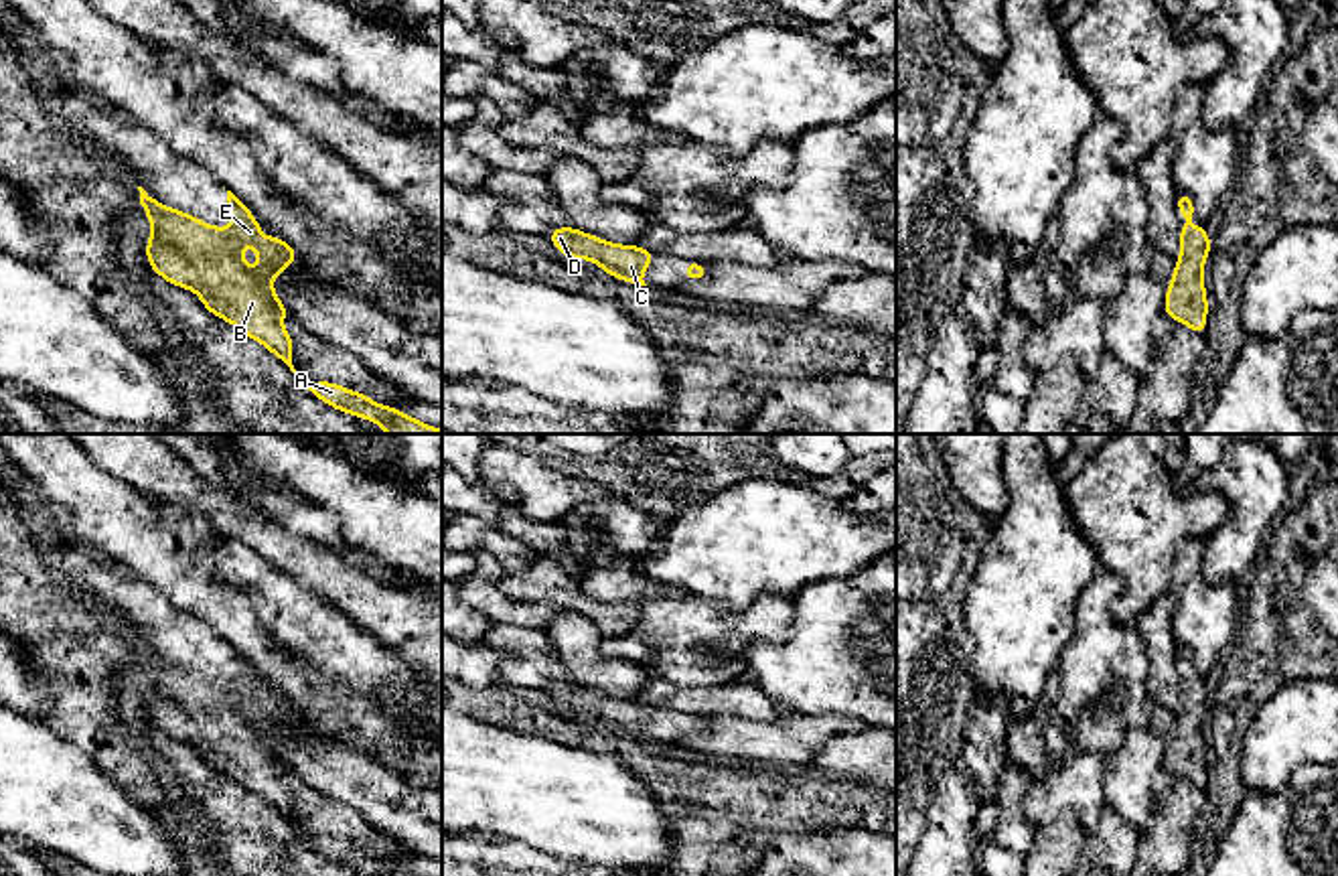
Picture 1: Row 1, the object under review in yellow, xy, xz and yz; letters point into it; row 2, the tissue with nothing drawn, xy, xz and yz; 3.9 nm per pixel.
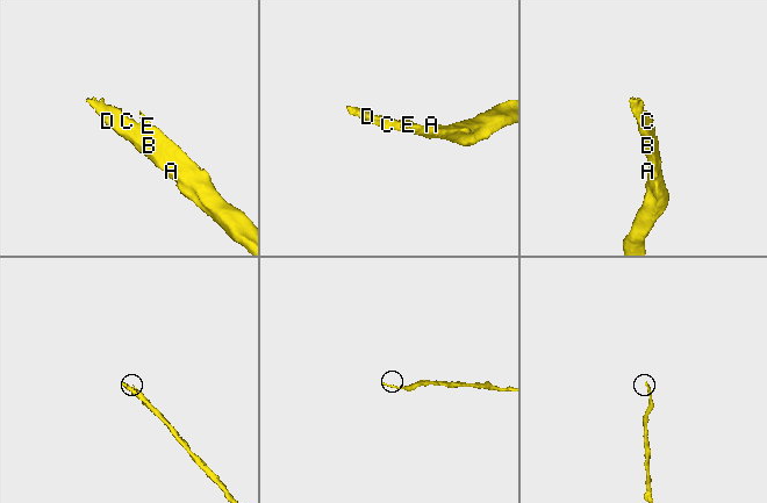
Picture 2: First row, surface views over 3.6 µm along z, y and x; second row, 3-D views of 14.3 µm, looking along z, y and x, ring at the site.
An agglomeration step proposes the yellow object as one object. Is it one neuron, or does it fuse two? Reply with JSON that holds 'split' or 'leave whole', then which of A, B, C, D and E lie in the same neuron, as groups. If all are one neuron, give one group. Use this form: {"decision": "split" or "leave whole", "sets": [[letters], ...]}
{"decision": "leave whole", "sets": [["A", "B", "C", "D", "E"]]}

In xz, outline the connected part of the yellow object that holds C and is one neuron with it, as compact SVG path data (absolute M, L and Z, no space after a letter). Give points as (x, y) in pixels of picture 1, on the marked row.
M572 227L553 229L547 237L564 258L592 260L606 274L639 286L647 286L643 272L657 258L637 245L614 245Z

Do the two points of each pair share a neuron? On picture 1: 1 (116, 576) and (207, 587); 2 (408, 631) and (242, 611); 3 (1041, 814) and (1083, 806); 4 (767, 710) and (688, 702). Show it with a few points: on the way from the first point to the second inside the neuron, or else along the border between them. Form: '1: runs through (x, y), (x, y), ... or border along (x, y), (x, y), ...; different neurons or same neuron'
1: border along (98, 556), (118, 562), (177, 609); different neurons
2: border along (319, 597), (339, 607), (392, 651); different neurons
3: runs through (1051, 804), (1073, 804); same neuron
4: runs through (747, 702), (708, 702); same neuron

